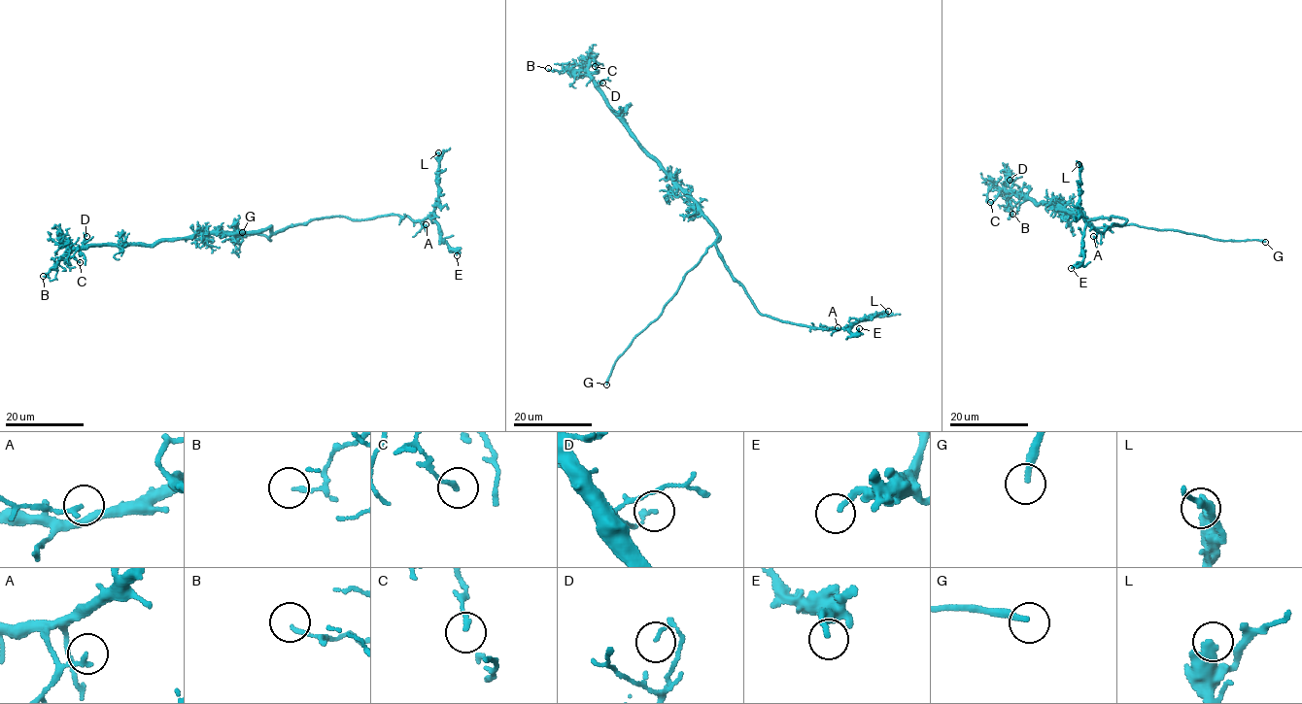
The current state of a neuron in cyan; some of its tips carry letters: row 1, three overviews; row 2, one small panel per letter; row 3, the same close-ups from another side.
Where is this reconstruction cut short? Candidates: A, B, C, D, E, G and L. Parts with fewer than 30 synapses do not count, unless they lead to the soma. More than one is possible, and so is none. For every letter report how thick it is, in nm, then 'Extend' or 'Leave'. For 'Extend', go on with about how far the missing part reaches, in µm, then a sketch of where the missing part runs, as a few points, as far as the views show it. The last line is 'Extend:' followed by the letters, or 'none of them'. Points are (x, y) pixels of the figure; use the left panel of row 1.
A: Thickness 180 nm. Leave
B: Thickness 140 nm. Leave
C: Thickness 100 nm. Leave
D: Thickness 90 nm. Leave
E: Thickness 190 nm. Leave
G: Thickness 240 nm. Extend. Missing length about 15 µm. Course of what is missing: (242, 232), (262, 226)
L: Thickness 420 nm. Extend. Missing length about 6 µm. Course of what is missing: (438, 152), (429, 145), (423, 146)
Extend: G, L

